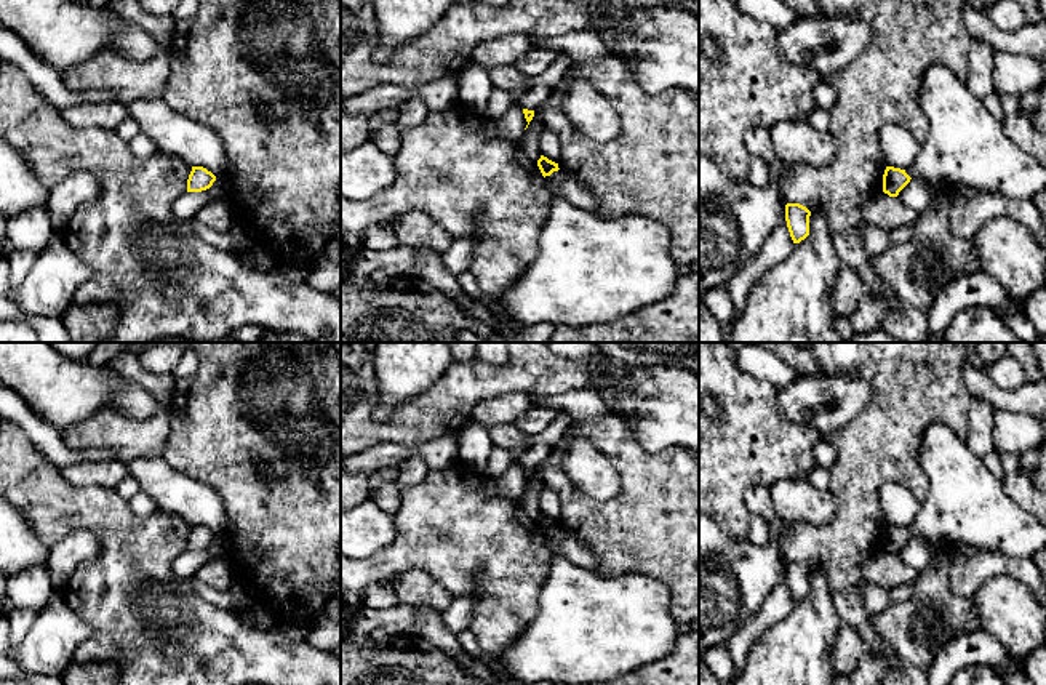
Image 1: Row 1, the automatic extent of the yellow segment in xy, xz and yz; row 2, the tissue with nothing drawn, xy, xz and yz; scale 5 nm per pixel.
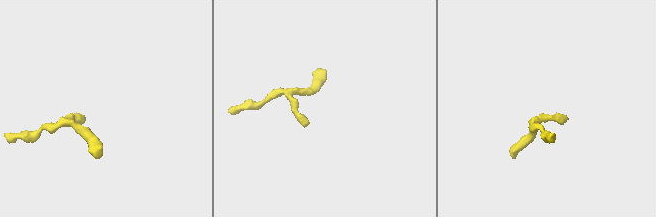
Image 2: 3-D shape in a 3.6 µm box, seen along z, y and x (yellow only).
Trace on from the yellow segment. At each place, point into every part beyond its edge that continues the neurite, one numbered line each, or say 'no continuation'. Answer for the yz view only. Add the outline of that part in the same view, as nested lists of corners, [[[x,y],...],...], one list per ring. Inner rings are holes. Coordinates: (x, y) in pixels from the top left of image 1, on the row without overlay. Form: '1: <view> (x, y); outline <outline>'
1: yz (966, 504); outline [[[936,421],[924,429],[918,461],[929,488],[915,522],[905,527],[912,538],[924,538],[948,549],[980,547],[1014,559],[1032,559],[1046,547],[1046,527],[1008,496],[1001,479],[947,424]]]

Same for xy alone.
no continuation

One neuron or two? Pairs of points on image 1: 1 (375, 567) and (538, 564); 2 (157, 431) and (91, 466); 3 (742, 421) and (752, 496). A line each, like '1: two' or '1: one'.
1: one
2: two
3: two

